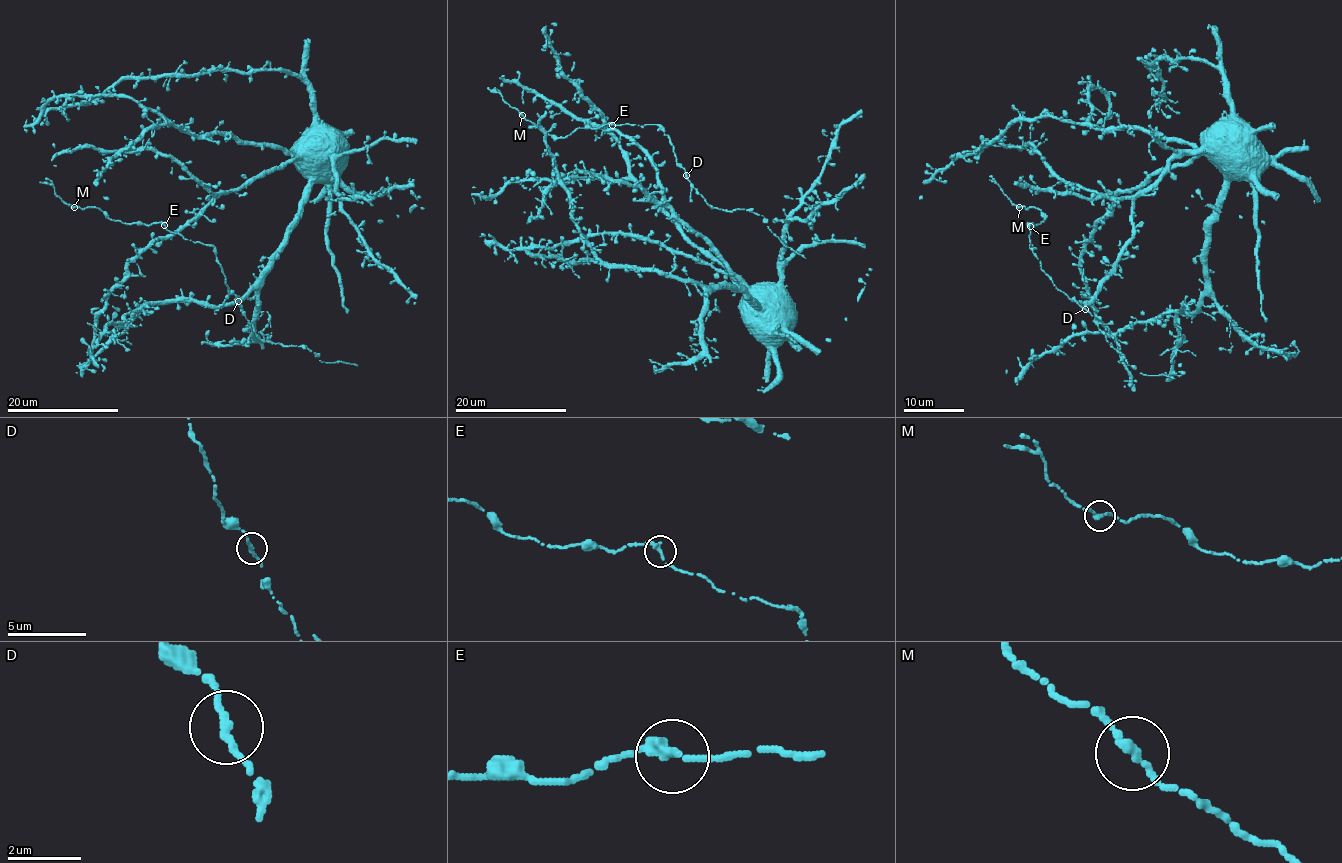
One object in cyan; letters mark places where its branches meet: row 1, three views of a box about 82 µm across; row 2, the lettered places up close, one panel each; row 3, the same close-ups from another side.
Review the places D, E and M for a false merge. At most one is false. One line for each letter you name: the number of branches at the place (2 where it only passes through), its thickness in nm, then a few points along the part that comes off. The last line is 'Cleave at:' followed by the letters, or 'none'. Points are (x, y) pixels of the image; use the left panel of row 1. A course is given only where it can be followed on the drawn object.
Cleave at: none

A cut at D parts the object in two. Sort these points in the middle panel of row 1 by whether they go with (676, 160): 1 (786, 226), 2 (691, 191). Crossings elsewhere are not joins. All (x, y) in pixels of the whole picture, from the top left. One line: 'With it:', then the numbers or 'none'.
With it: 1

